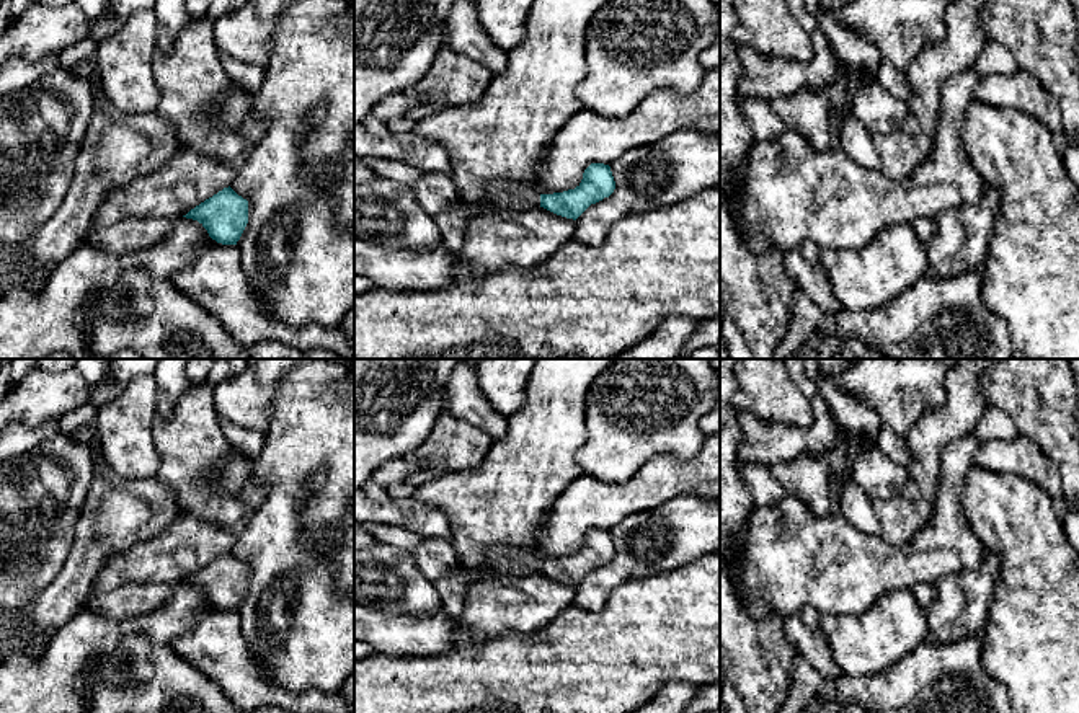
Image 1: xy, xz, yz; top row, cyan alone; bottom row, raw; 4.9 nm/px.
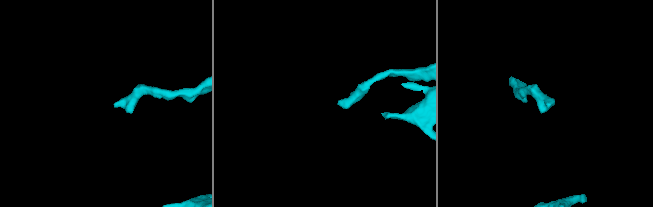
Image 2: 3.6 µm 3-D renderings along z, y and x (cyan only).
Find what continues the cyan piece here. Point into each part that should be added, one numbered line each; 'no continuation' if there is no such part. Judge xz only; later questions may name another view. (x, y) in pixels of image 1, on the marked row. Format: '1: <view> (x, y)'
1: xz (452, 222)

